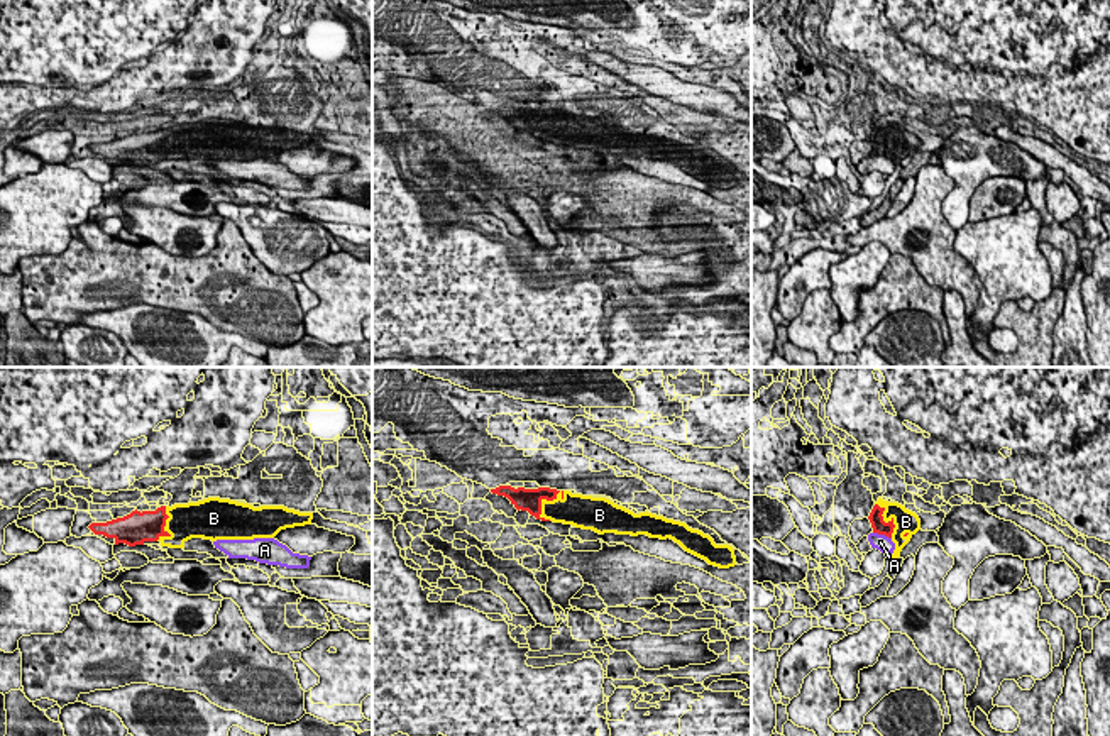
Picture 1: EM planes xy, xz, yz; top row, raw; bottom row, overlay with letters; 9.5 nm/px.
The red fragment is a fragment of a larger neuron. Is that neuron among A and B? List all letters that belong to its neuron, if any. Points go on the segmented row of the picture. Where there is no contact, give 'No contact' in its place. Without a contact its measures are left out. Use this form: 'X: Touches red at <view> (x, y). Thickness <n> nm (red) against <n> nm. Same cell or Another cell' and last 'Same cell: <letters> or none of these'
A: Touches red at yz (882, 533). Thickness 140 nm (red) against 160 nm. Another cell
B: Touches red at xz (544, 498). Thickness 220 nm (red) against 240 nm. Same cell
Same cell: B

